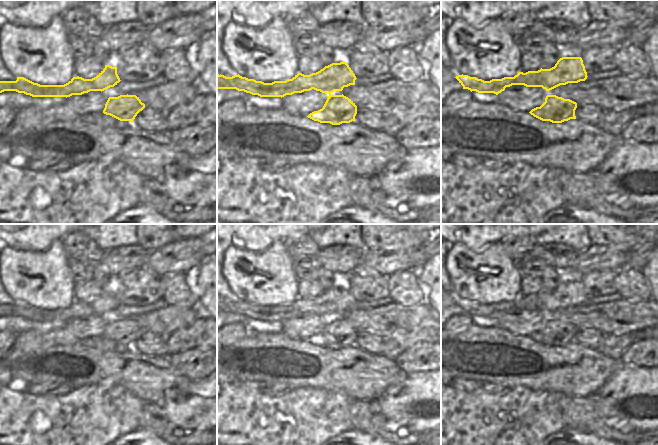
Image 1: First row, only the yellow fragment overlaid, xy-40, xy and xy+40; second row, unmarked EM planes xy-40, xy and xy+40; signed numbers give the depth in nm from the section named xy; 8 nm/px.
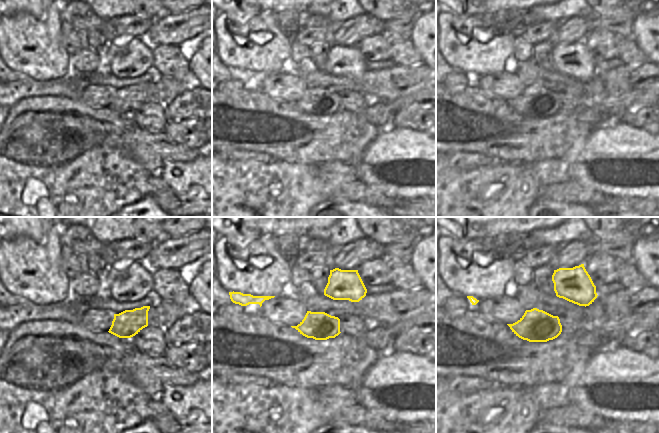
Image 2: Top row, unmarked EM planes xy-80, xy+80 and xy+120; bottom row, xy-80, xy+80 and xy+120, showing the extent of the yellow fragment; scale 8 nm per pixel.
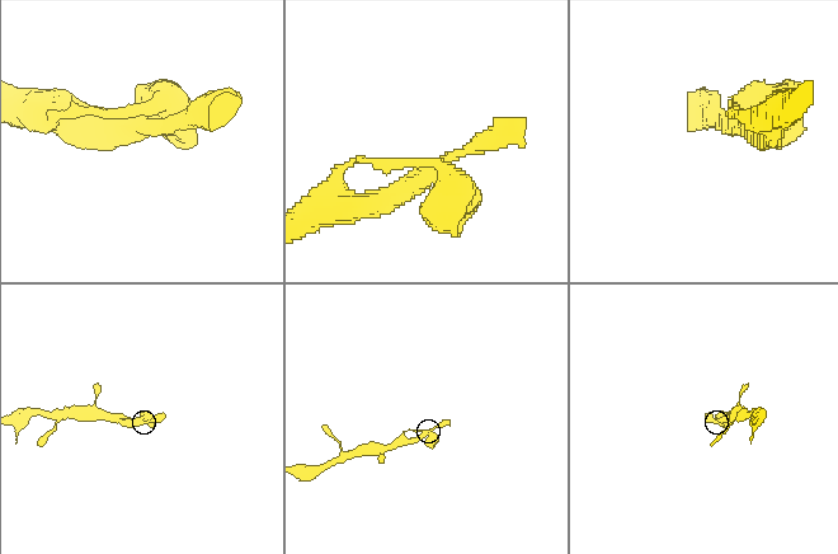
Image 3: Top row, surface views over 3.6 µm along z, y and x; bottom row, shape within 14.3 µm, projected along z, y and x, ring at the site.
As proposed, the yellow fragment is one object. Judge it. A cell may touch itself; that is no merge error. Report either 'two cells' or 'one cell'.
one cell

